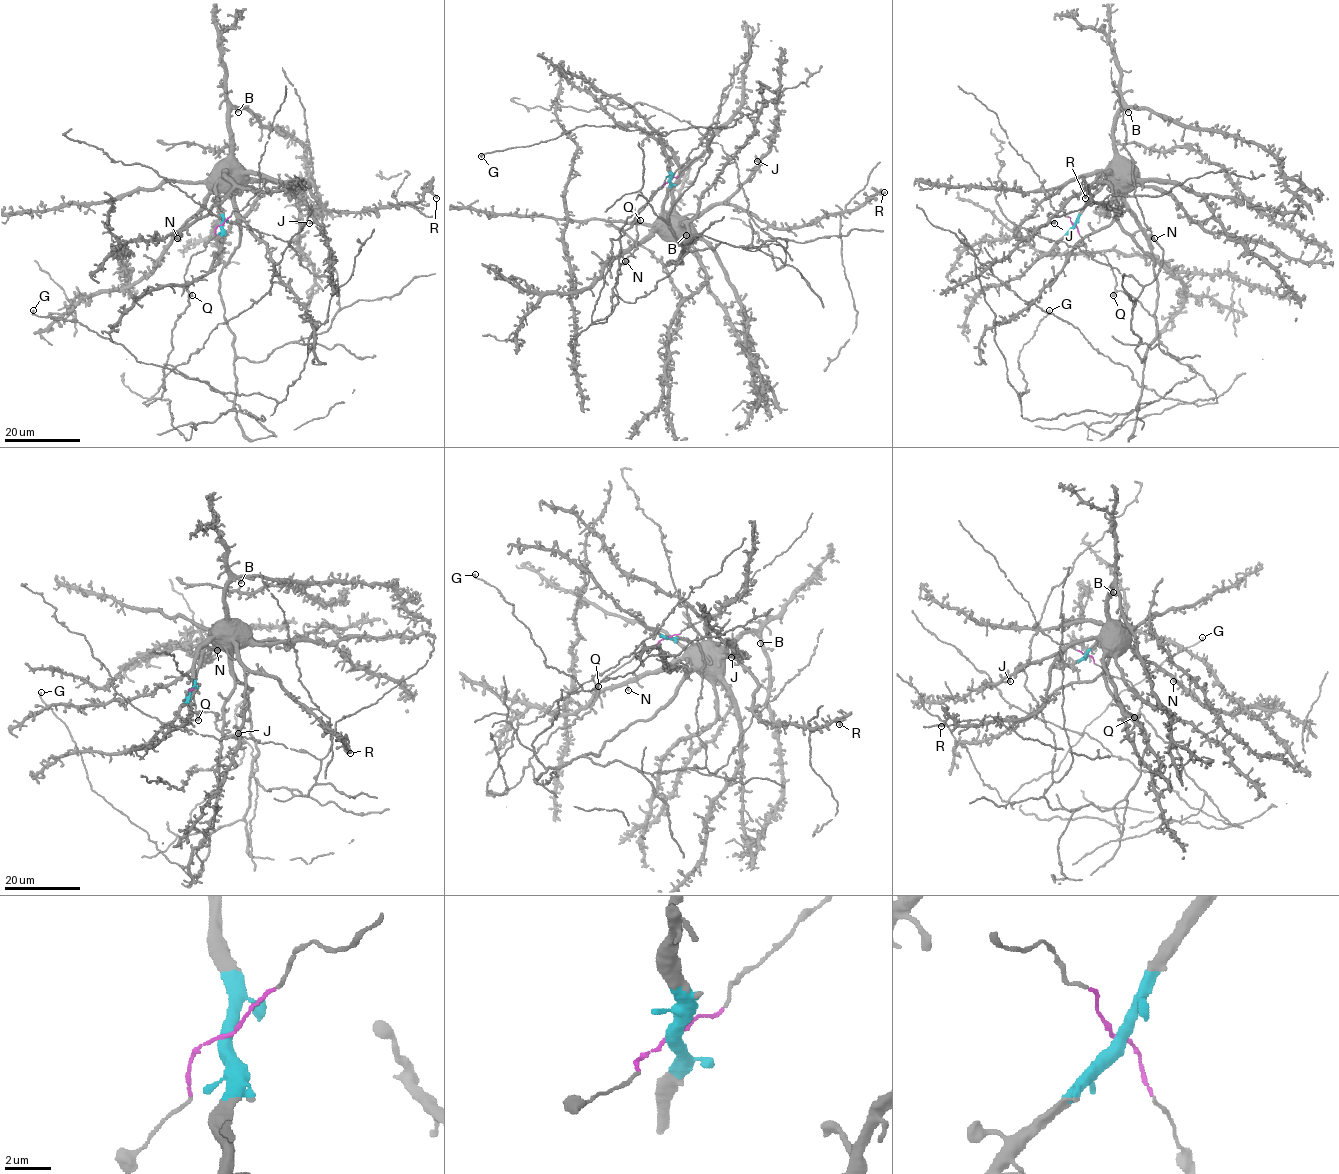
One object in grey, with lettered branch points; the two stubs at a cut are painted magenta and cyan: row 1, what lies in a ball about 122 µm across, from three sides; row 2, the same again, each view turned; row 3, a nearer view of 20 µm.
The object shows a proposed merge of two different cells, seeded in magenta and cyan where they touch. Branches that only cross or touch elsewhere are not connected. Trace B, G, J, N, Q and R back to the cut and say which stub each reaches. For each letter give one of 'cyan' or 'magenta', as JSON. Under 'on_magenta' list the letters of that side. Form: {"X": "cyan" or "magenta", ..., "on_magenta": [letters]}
{"B": "cyan", "G": "cyan", "J": "cyan", "N": "cyan", "Q": "magenta", "R": "cyan", "on_magenta": ["Q"]}

